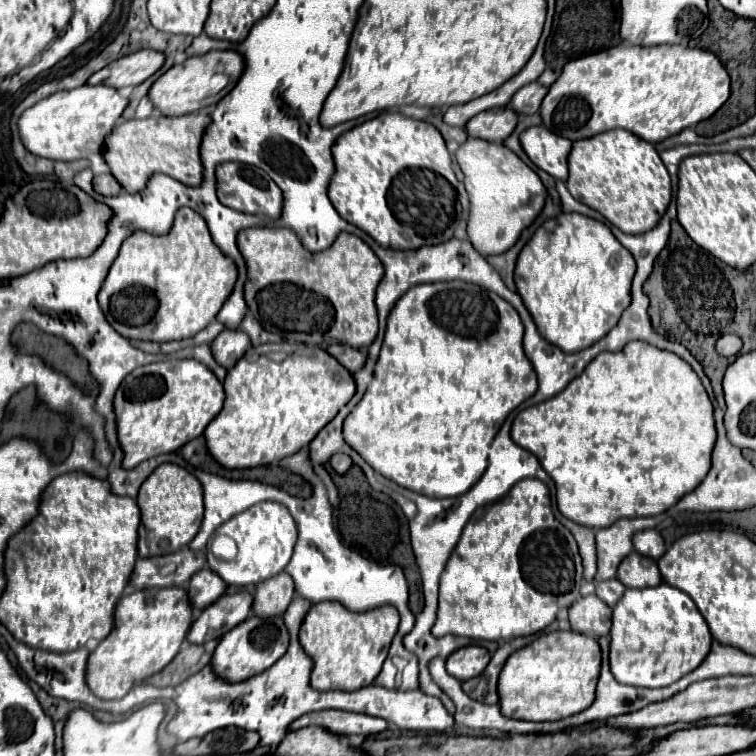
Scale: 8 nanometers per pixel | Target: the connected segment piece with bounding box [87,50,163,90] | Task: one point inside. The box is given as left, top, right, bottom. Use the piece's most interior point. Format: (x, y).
(131, 70)

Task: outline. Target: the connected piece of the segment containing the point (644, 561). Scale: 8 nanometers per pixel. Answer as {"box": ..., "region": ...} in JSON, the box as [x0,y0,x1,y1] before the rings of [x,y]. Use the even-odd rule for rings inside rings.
{"box":[617,554,661,588],"region":[[[627,554],[617,570],[619,582],[623,582],[627,588],[655,588],[661,584],[661,574],[657,570],[657,562],[641,556],[641,554]]]}

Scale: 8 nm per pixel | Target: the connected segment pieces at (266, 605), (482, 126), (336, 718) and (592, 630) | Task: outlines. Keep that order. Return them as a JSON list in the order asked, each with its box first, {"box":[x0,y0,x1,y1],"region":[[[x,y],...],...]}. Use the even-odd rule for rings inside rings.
[{"box":[253,572,295,618],"region":[[[281,572],[275,578],[269,578],[267,582],[255,586],[253,614],[259,618],[281,616],[293,600],[293,594],[295,588],[291,576],[287,576],[287,572]]]},{"box":[465,108,517,142],"region":[[[491,108],[479,112],[465,124],[465,132],[471,138],[483,138],[489,142],[503,142],[517,124],[517,114],[507,108]]]},{"box":[289,710,387,736],"region":[[[321,710],[315,714],[305,714],[297,718],[289,728],[299,730],[305,726],[321,726],[333,734],[361,734],[373,736],[387,728],[383,718],[371,718],[367,714],[351,714],[343,710]]]},{"box":[569,594,611,636],"region":[[[595,594],[579,598],[569,608],[569,624],[571,630],[587,636],[607,636],[611,630],[611,608]]]}]

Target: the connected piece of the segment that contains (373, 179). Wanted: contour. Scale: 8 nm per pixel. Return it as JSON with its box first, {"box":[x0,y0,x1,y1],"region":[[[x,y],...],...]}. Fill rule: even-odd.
{"box":[327,112,457,250],"region":[[[387,112],[387,114],[379,114],[359,126],[355,126],[353,130],[341,134],[333,148],[333,160],[335,160],[335,174],[331,176],[331,182],[329,182],[329,188],[327,188],[327,194],[329,194],[329,200],[331,204],[335,206],[335,210],[339,212],[339,216],[343,216],[347,222],[353,222],[357,228],[365,230],[373,240],[377,240],[383,248],[393,248],[393,250],[415,250],[419,246],[425,246],[425,244],[441,244],[449,238],[453,238],[453,224],[455,224],[455,198],[457,198],[457,178],[451,170],[451,154],[447,152],[445,148],[445,140],[441,138],[439,130],[433,126],[433,124],[427,124],[427,122],[421,122],[421,120],[413,120],[413,118],[407,118],[399,112]]]}

